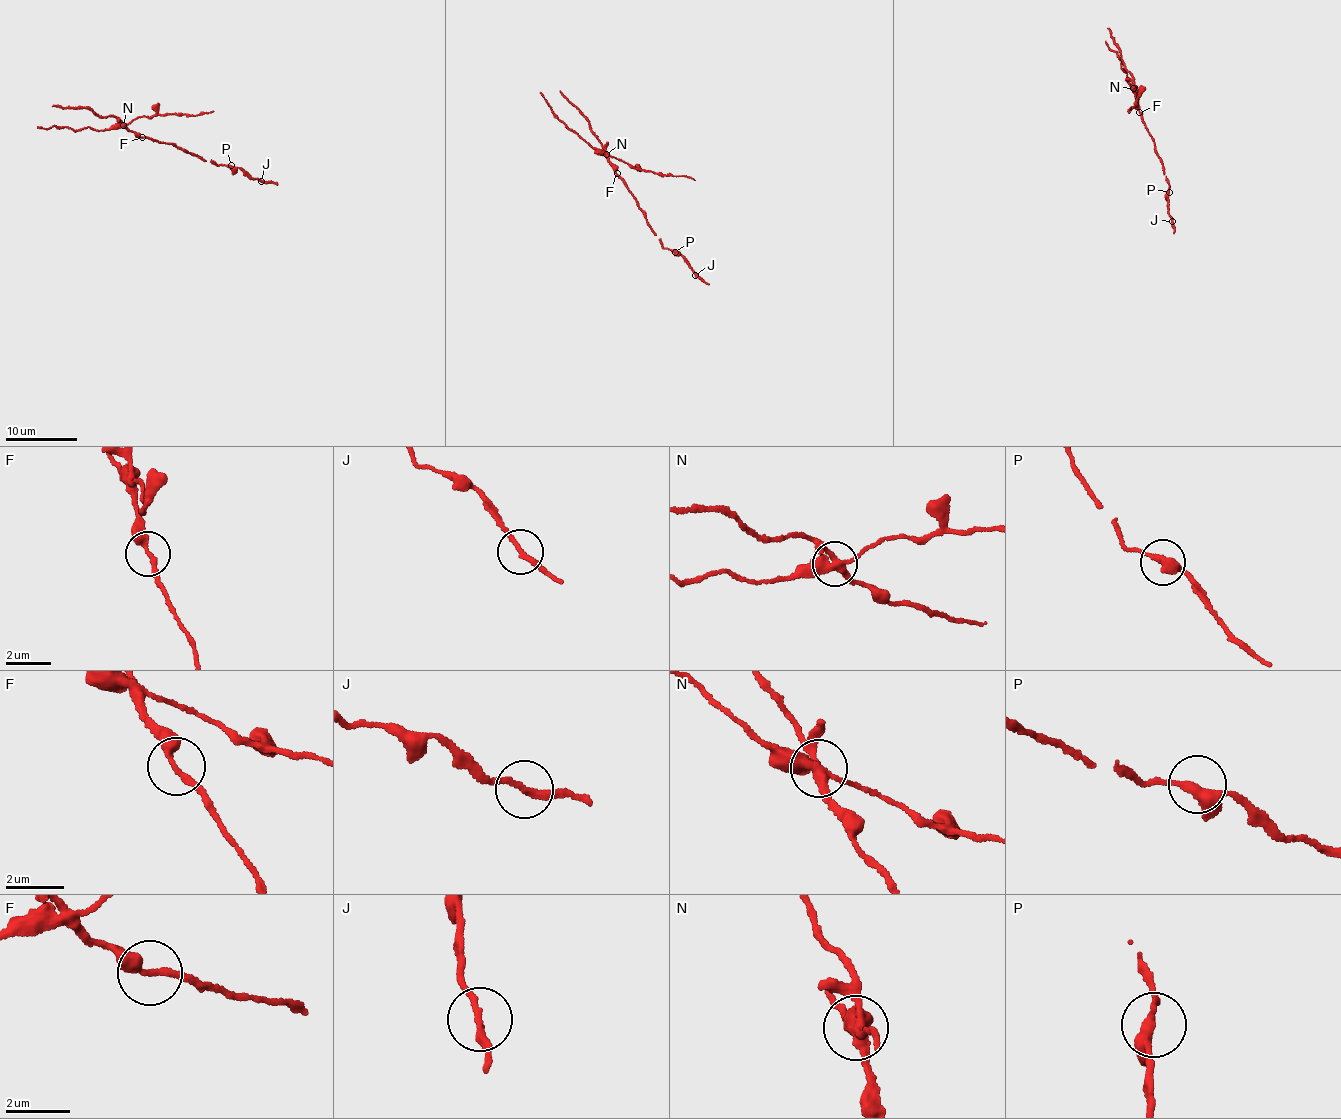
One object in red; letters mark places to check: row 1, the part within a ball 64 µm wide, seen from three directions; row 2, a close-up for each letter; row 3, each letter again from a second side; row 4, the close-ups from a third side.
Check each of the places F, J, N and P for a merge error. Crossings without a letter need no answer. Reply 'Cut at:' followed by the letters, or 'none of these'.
Cut at: N

